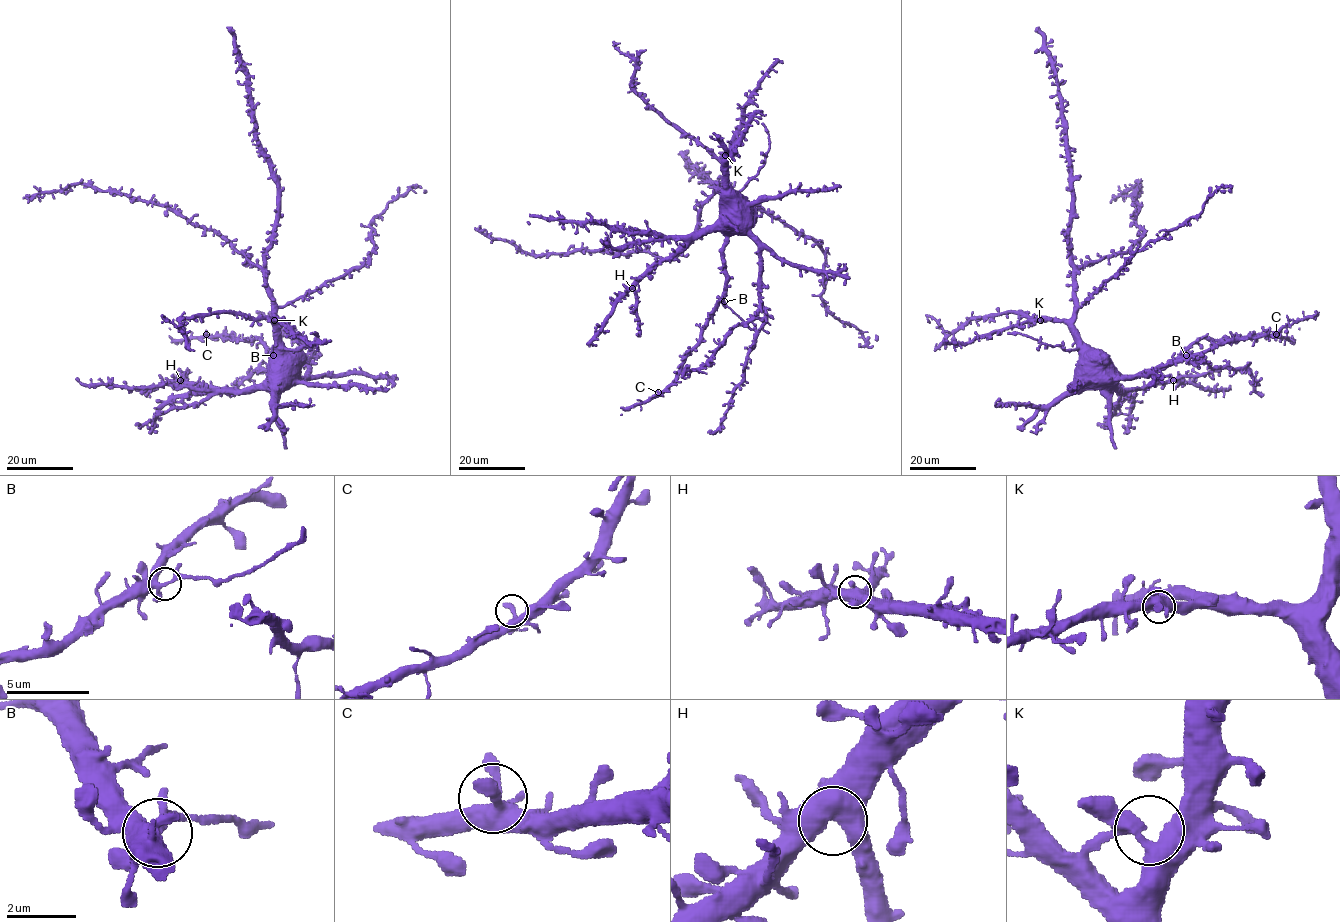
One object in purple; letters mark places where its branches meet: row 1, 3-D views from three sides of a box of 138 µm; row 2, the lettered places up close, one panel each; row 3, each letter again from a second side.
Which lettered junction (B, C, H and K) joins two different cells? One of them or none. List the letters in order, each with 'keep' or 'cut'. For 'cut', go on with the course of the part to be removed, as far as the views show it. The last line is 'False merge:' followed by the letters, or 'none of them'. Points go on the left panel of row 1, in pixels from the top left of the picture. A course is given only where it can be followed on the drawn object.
B: cut; foreign part runs (273, 355), (288, 354), (302, 342)
C: keep
H: keep
K: keep
False merge: B

